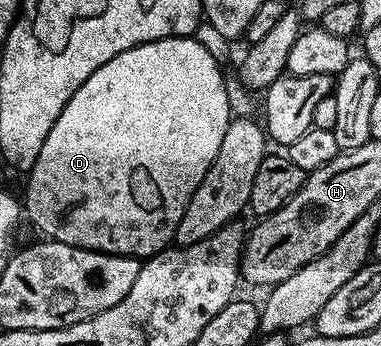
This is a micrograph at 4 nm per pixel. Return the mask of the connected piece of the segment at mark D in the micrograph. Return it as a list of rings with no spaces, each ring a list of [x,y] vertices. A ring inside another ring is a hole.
[[[171,36],[169,40],[157,40],[152,44],[142,44],[109,61],[100,67],[86,80],[84,86],[68,102],[60,118],[52,126],[44,146],[36,158],[34,167],[29,169],[30,185],[26,188],[24,208],[42,230],[43,237],[53,238],[61,244],[71,244],[77,248],[90,248],[94,252],[111,252],[117,256],[149,258],[155,252],[161,252],[174,240],[174,229],[178,227],[180,218],[186,212],[190,195],[200,186],[206,172],[212,166],[220,146],[224,142],[224,134],[232,123],[230,116],[230,96],[226,93],[226,84],[222,81],[219,61],[214,59],[197,38],[189,36]]]

